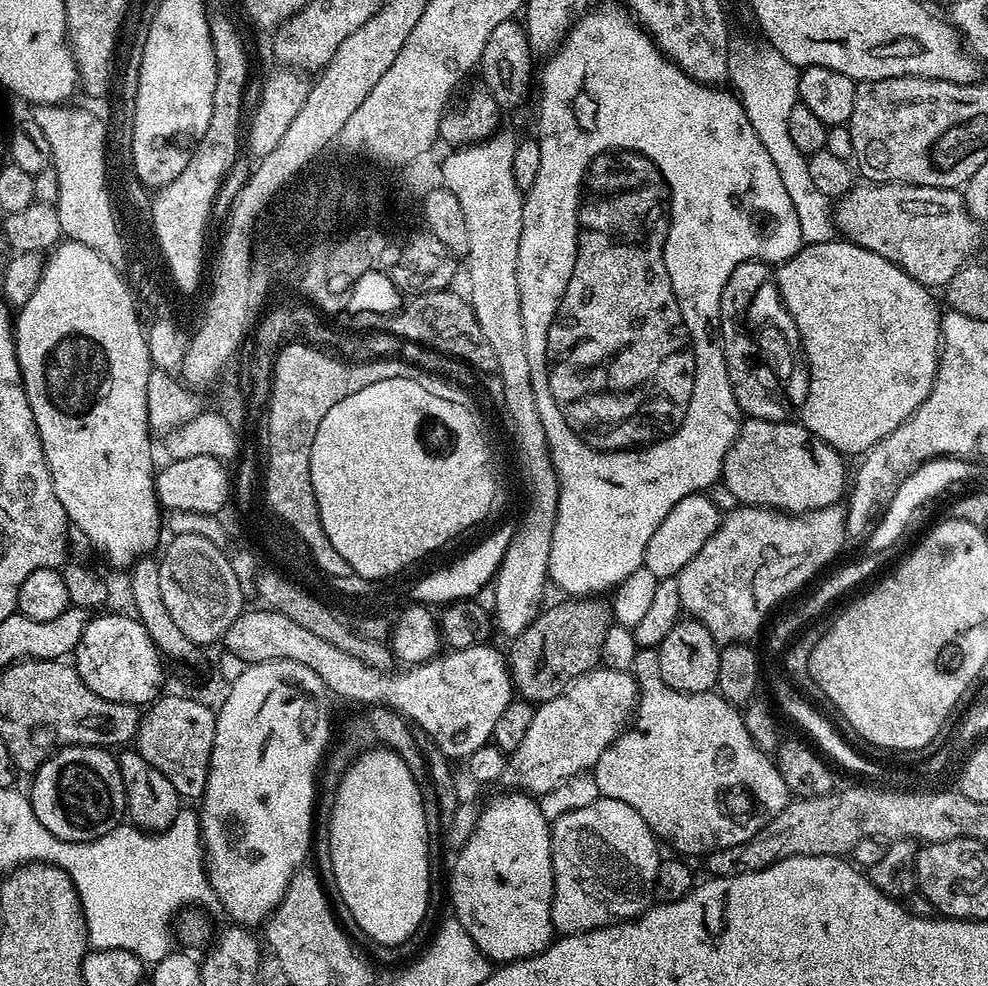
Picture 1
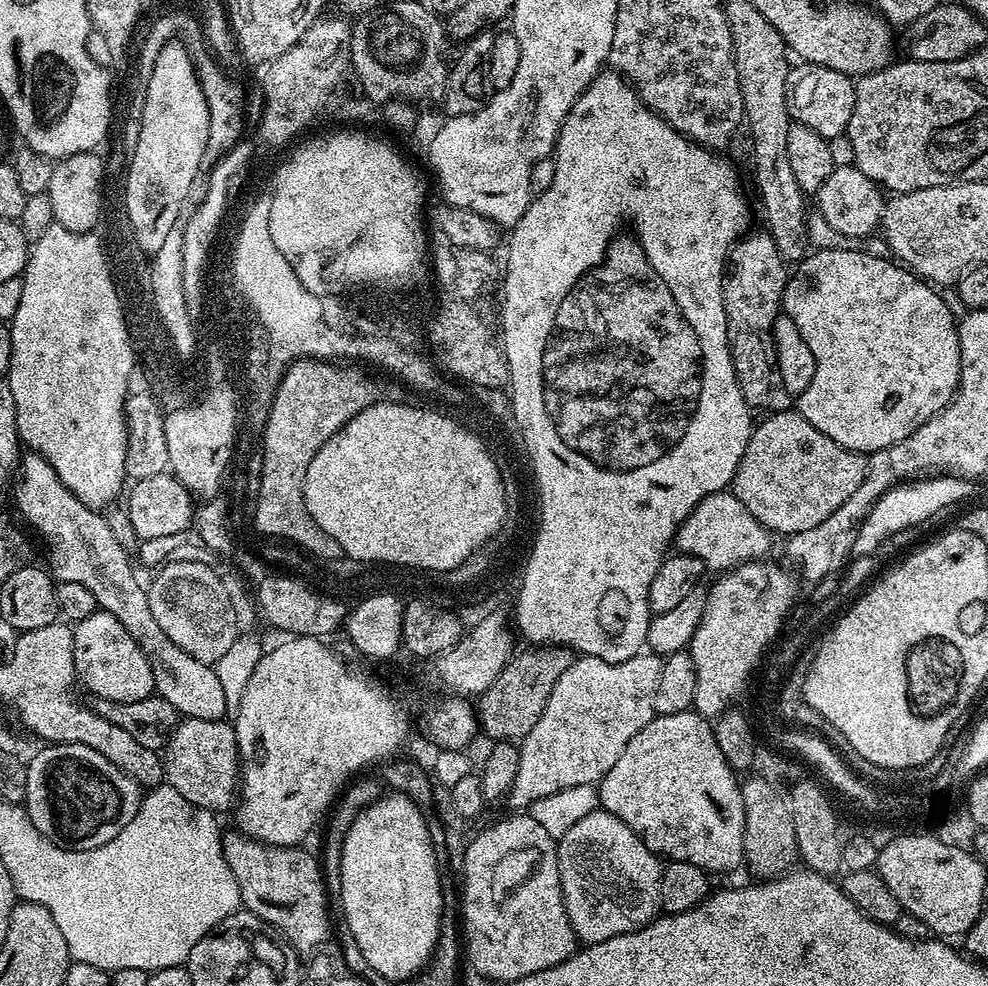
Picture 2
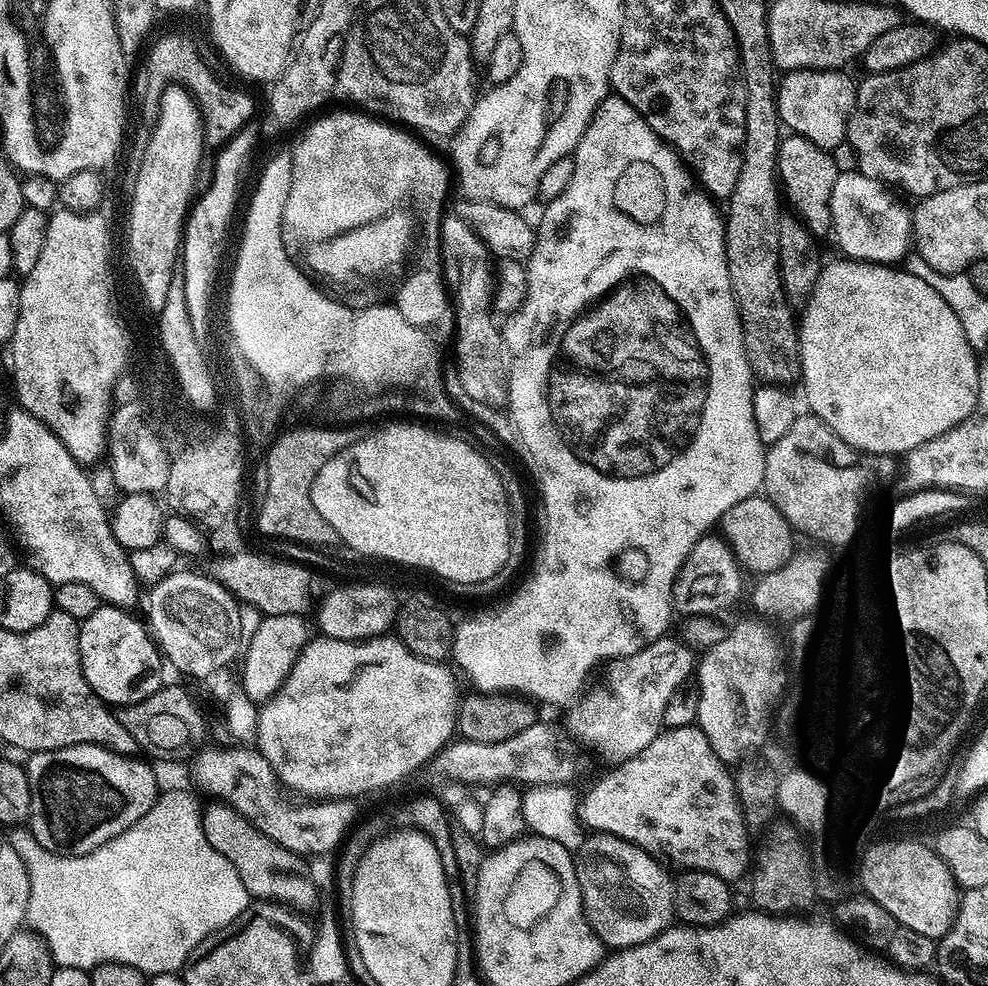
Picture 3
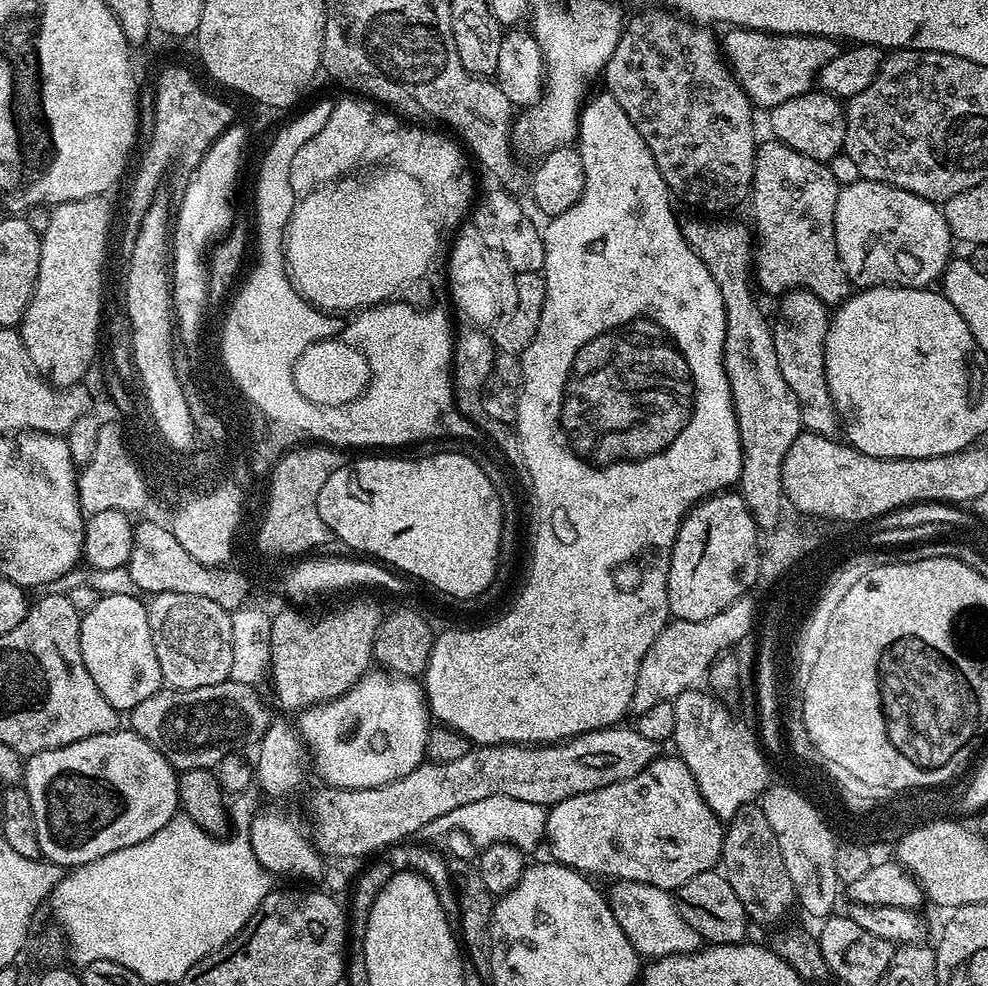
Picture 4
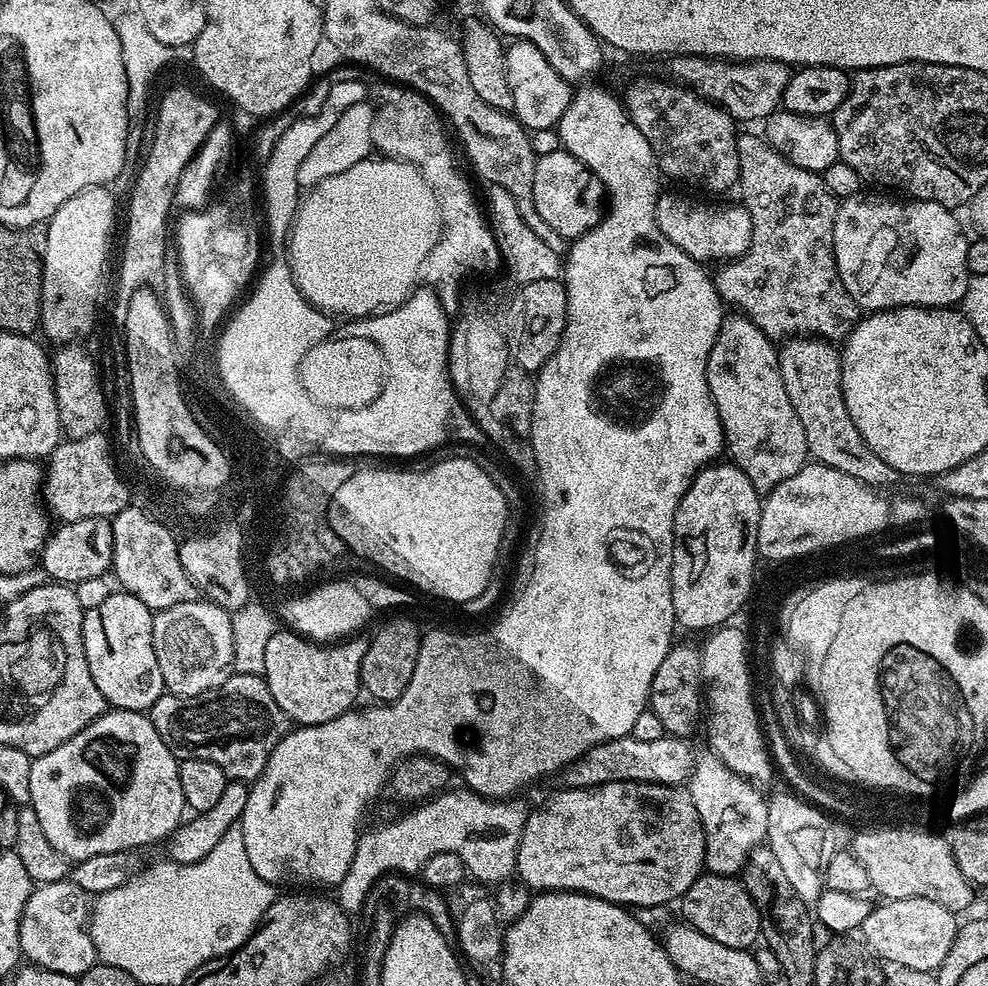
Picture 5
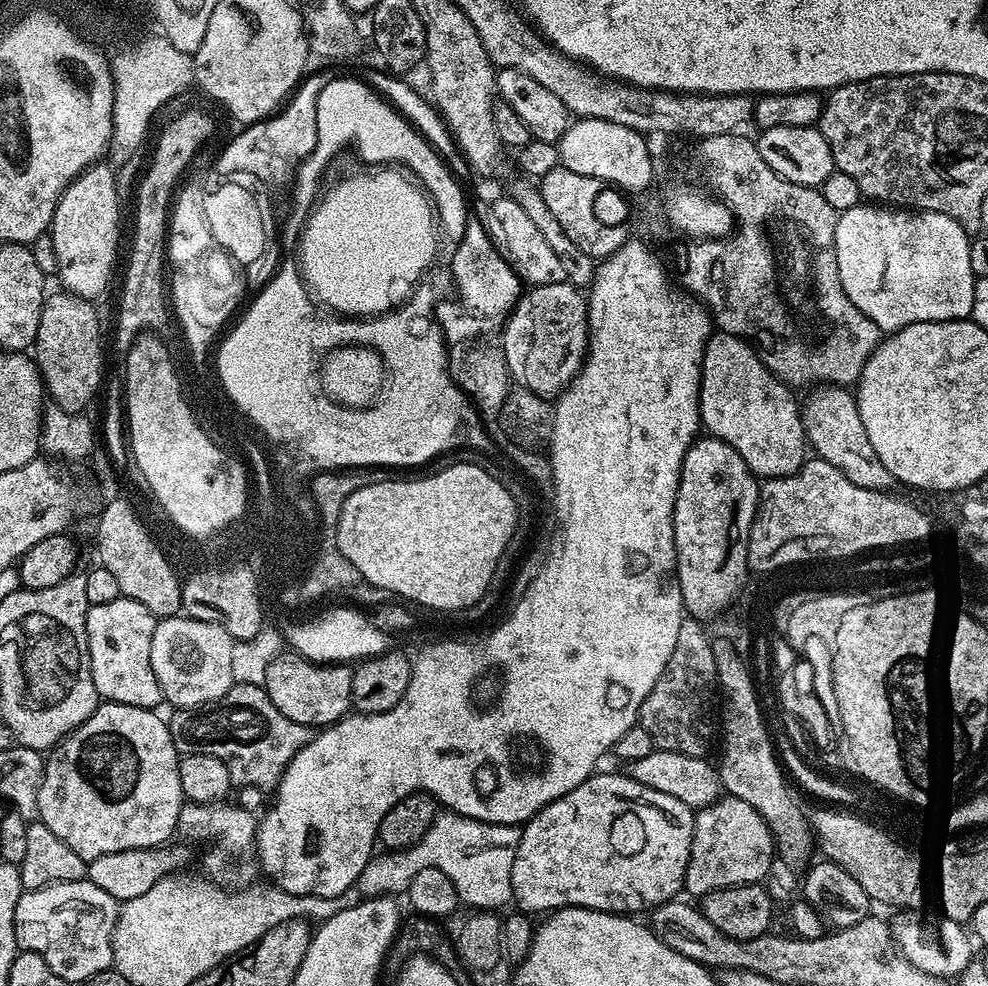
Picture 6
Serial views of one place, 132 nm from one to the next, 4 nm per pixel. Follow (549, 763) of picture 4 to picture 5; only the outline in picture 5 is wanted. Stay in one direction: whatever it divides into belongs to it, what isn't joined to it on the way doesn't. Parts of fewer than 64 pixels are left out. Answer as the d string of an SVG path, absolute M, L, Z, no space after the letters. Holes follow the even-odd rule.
M631 734L607 740L594 746L584 756L579 756L562 773L564 788L593 788L610 782L638 782L639 784L687 785L694 763L694 751L687 739L664 736L652 742L638 741Z

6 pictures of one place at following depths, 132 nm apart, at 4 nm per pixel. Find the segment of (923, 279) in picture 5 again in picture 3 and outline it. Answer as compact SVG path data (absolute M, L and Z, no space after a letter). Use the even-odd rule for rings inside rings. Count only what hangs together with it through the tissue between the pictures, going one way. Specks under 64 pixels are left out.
M859 170L837 175L830 194L831 235L836 236L836 244L847 259L896 266L908 248L910 252L914 244L912 212L904 209L891 194L879 180L863 176Z

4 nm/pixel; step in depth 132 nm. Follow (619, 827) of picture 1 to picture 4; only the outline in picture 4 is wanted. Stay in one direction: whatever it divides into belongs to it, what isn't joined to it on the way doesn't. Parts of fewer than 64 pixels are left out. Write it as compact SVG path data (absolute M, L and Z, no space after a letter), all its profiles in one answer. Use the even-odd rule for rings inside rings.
M617 880L611 886L613 888L606 892L608 906L618 926L622 928L622 934L626 934L626 938L641 957L672 956L695 952L701 947L699 934L686 926L686 918L678 914L675 895L669 889L639 884L633 880Z

